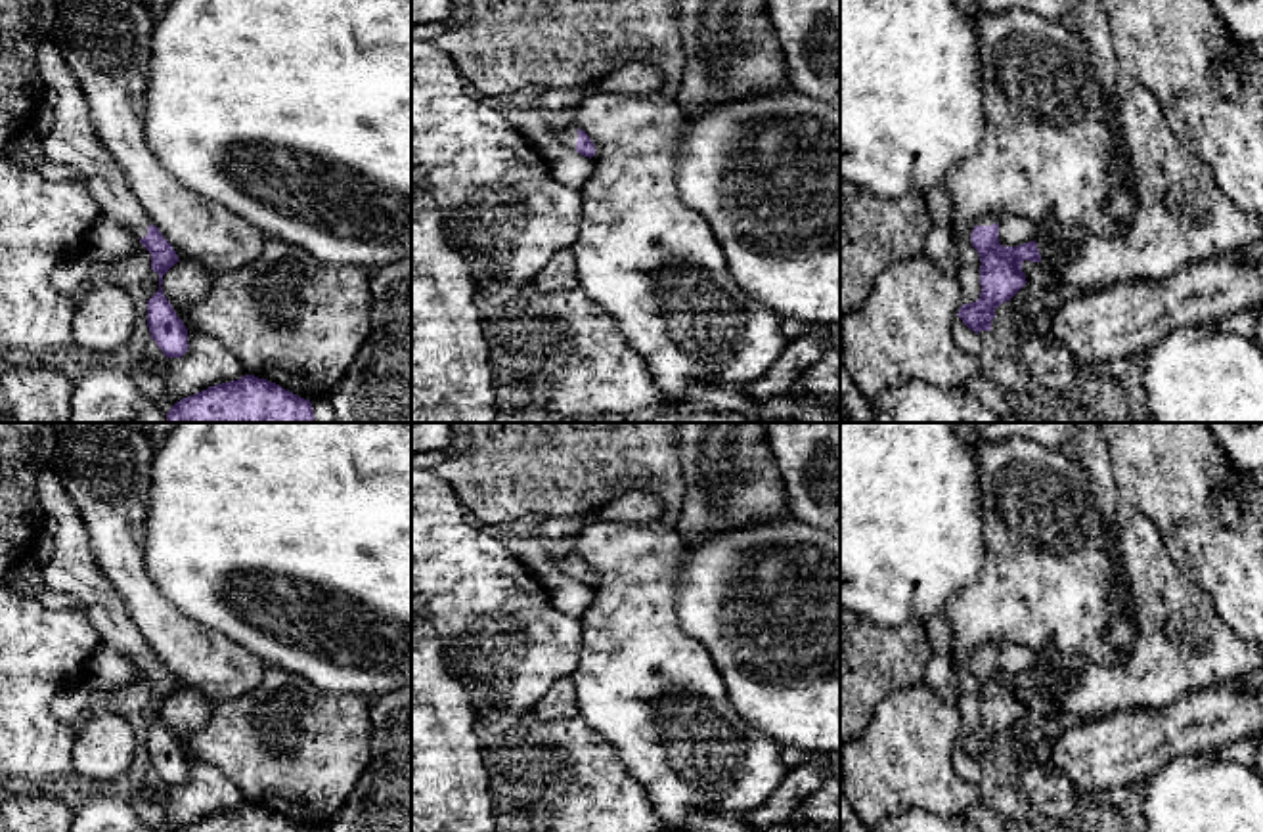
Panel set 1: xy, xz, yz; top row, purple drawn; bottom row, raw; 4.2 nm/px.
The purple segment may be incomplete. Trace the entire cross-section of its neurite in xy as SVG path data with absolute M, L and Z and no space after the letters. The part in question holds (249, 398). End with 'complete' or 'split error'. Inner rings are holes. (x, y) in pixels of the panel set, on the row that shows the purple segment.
M245 375L182 398L166 423L314 423L314 409L279 384Z | complete

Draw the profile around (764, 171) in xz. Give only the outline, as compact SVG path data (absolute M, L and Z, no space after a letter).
M790 84L687 117L676 153L681 199L712 228L733 279L781 319L840 323L840 107Z

